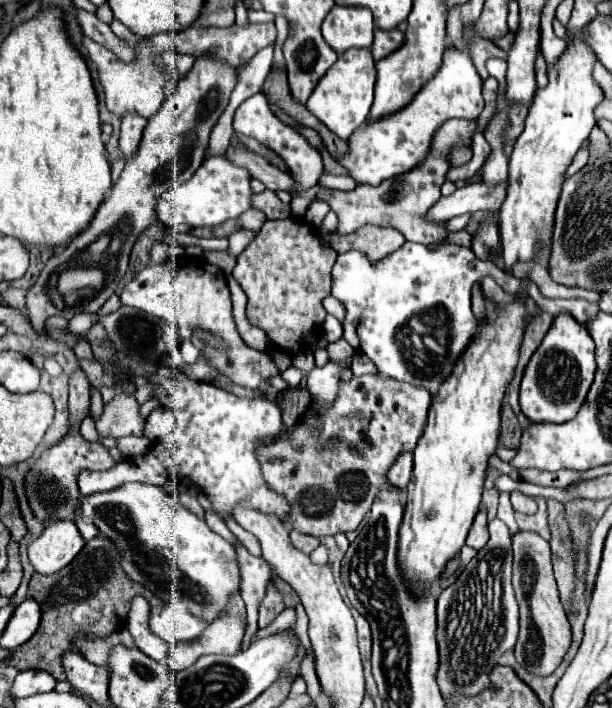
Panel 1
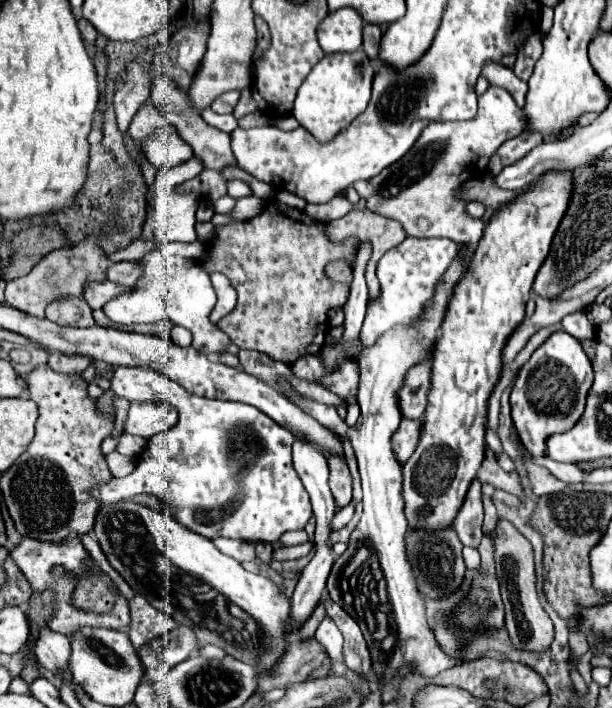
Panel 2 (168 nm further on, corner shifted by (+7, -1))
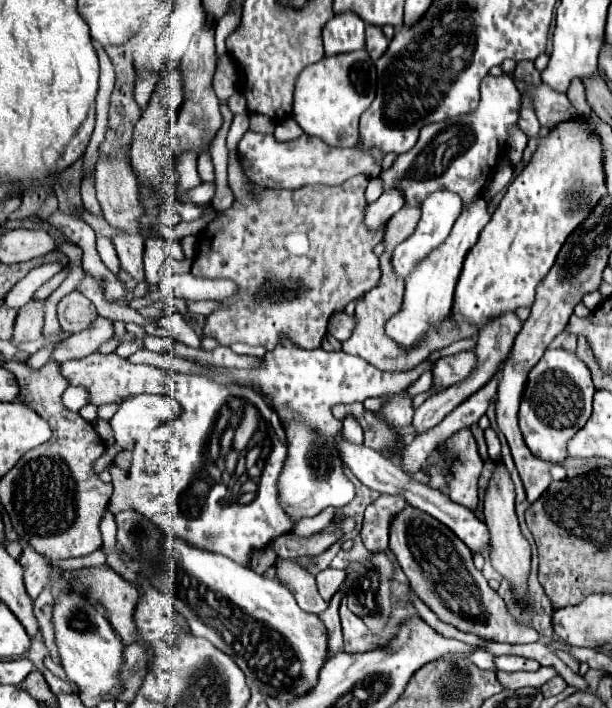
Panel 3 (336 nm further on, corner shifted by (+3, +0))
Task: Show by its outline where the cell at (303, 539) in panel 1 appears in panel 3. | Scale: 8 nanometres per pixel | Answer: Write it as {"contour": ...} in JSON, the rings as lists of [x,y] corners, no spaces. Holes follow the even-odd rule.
{"contour":[[[333,507],[327,509],[327,511],[323,511],[323,513],[319,513],[319,515],[315,515],[315,517],[305,517],[305,519],[301,519],[301,521],[297,521],[291,533],[299,535],[299,537],[315,535],[315,533],[319,533],[331,519],[333,519]]]}

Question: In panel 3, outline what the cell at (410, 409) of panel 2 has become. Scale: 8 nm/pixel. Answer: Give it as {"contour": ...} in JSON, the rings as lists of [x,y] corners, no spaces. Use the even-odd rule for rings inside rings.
{"contour":[[[463,351],[449,357],[439,357],[433,363],[433,389],[443,391],[459,381],[463,381],[475,369],[475,353]]]}

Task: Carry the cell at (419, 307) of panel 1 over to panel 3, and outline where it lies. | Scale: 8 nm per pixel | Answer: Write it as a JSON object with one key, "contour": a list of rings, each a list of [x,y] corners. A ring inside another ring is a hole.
{"contour":[[[437,191],[435,195],[427,197],[423,201],[423,207],[421,207],[421,221],[415,229],[415,233],[403,241],[401,245],[395,247],[393,251],[393,257],[391,257],[391,265],[393,265],[393,271],[399,279],[407,279],[411,275],[411,271],[431,253],[435,251],[451,233],[453,229],[453,223],[457,221],[457,217],[461,215],[461,199],[457,195],[451,195],[449,191]]]}

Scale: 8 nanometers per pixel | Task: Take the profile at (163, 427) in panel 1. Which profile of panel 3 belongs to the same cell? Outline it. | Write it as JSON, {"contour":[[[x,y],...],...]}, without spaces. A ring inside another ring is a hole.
{"contour":[[[137,395],[127,399],[111,419],[115,441],[121,449],[133,449],[133,443],[145,429],[141,423],[151,423],[149,429],[155,429],[177,415],[181,415],[181,407],[167,395]]]}

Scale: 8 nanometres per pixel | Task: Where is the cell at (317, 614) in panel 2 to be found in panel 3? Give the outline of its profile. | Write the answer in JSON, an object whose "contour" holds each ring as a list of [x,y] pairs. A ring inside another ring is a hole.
{"contour":[[[331,567],[325,569],[325,571],[321,571],[321,573],[317,575],[319,593],[321,593],[321,597],[323,597],[327,603],[329,603],[331,597],[339,591],[343,579],[345,579],[345,571],[341,571],[341,569],[331,569]]]}

